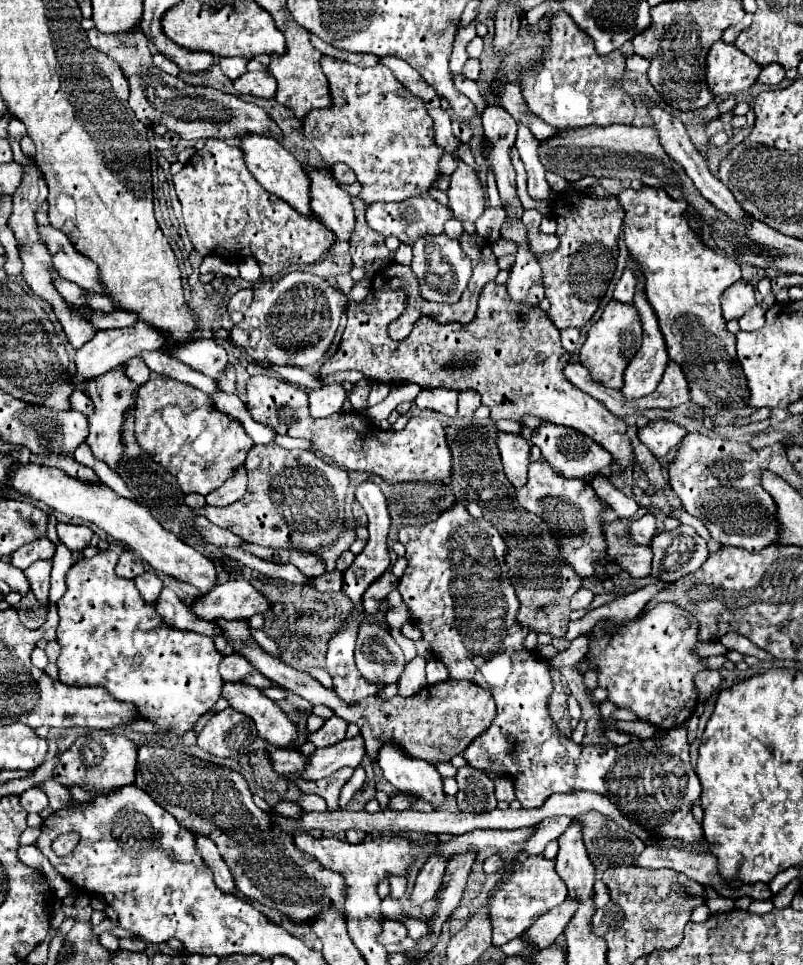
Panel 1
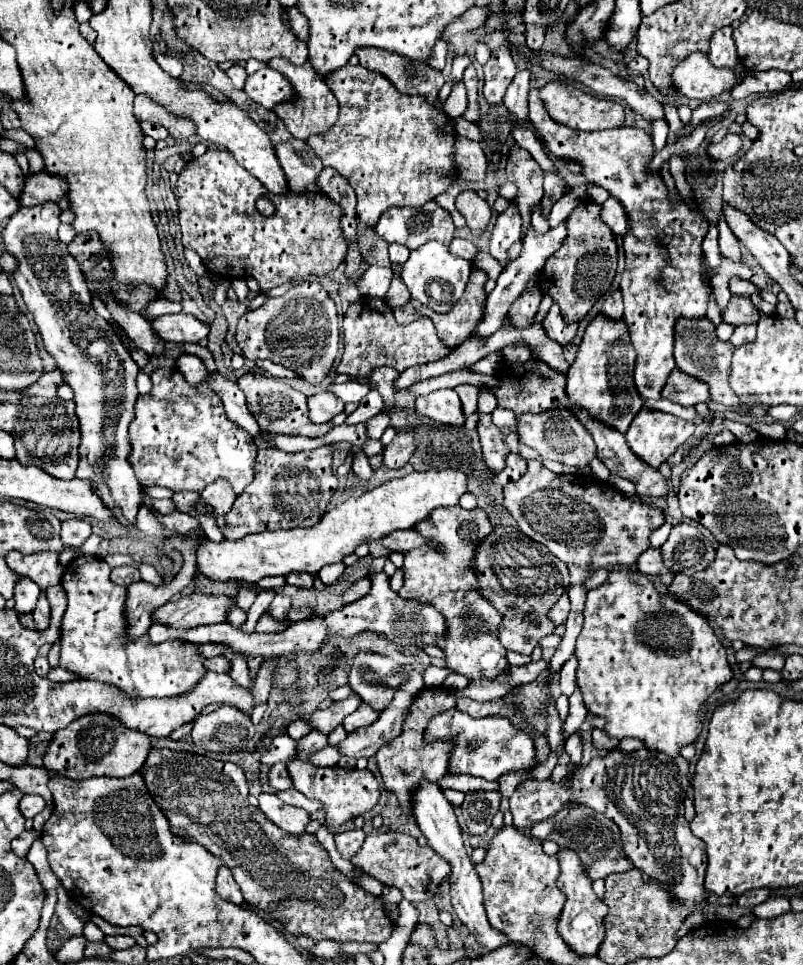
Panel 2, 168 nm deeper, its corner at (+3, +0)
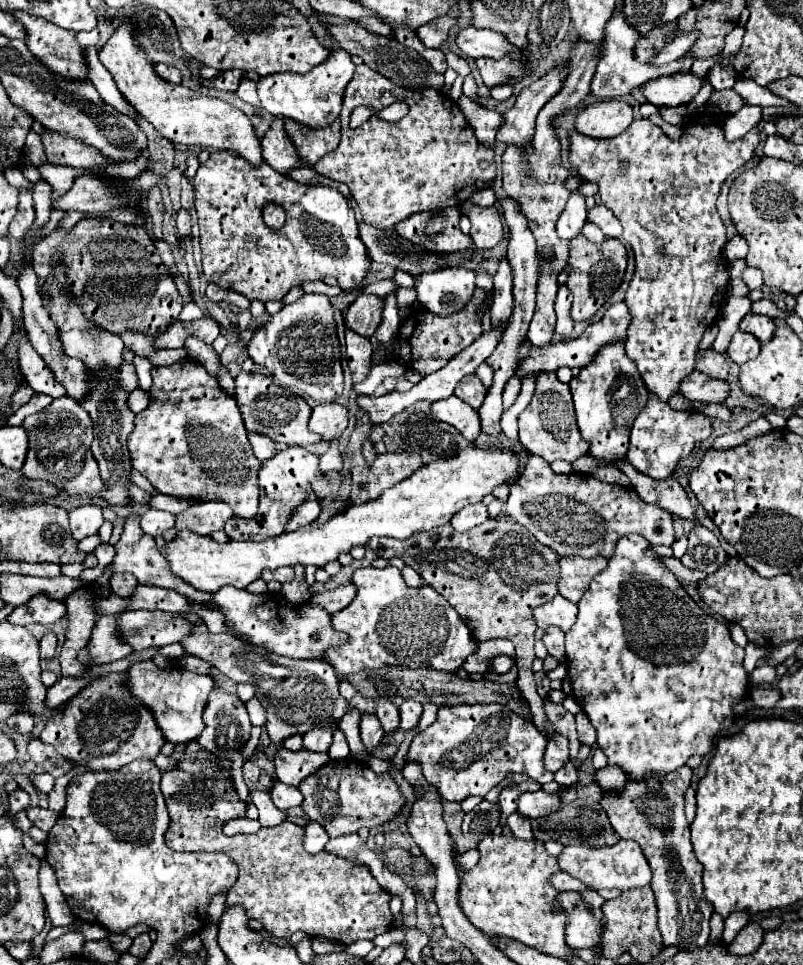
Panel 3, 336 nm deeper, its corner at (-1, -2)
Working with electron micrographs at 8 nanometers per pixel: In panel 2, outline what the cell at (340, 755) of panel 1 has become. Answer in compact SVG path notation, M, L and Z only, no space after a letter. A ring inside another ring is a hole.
M397 691L397 695L393 697L393 703L379 715L375 723L371 723L369 727L359 727L351 731L347 739L337 745L339 753L355 759L373 757L381 745L389 743L401 733L401 723L411 701L413 701L413 695L405 691Z

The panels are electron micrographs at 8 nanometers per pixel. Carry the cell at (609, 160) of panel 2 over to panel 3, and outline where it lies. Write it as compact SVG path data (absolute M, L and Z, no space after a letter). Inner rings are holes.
M697 113L693 115L693 119L685 125L683 129L683 135L681 139L669 139L657 125L653 125L649 119L639 119L639 121L633 121L629 125L629 129L625 129L621 135L617 137L609 137L605 141L601 139L593 139L593 137L585 137L577 131L573 131L571 135L571 149L569 149L569 163L579 169L581 177L587 179L587 181L595 181L599 185L599 197L603 201L605 207L609 207L613 211L613 215L621 221L623 225L623 241L631 245L633 253L635 253L635 273L633 273L633 279L629 283L629 289L627 289L627 295L625 295L625 303L633 315L633 321L631 321L631 327L629 327L629 337L627 337L627 343L625 343L625 351L627 351L627 357L637 365L639 373L641 373L641 379L645 381L647 389L651 393L655 393L661 401L669 401L675 393L679 393L679 387L681 387L681 381L685 377L689 377L689 373L693 373L695 369L695 353L697 353L697 345L705 333L705 329L709 325L715 323L717 319L717 313L721 309L721 305L725 305L725 293L727 293L727 285L729 285L729 271L727 271L727 261L723 257L723 247L727 243L727 237L725 237L725 225L717 213L717 207L715 207L715 201L719 197L719 191L721 191L721 185L727 181L727 177L737 171L739 167L743 167L747 161L751 161L755 157L755 149L757 145L761 143L761 137L763 137L763 127L753 127L745 137L737 139L737 141L727 141L725 139L725 131L723 131L723 125L719 125L719 121L715 121L711 115L707 113ZM621 163L627 165L627 171L625 173L619 173L619 167Z

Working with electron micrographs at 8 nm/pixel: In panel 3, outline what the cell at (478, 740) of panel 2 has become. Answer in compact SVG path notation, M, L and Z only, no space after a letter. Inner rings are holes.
M475 703L441 707L437 719L419 731L405 755L405 761L417 761L429 785L437 785L441 799L461 803L471 795L485 797L509 773L525 773L537 783L553 781L553 773L543 767L547 737L539 729L515 715L501 703Z

